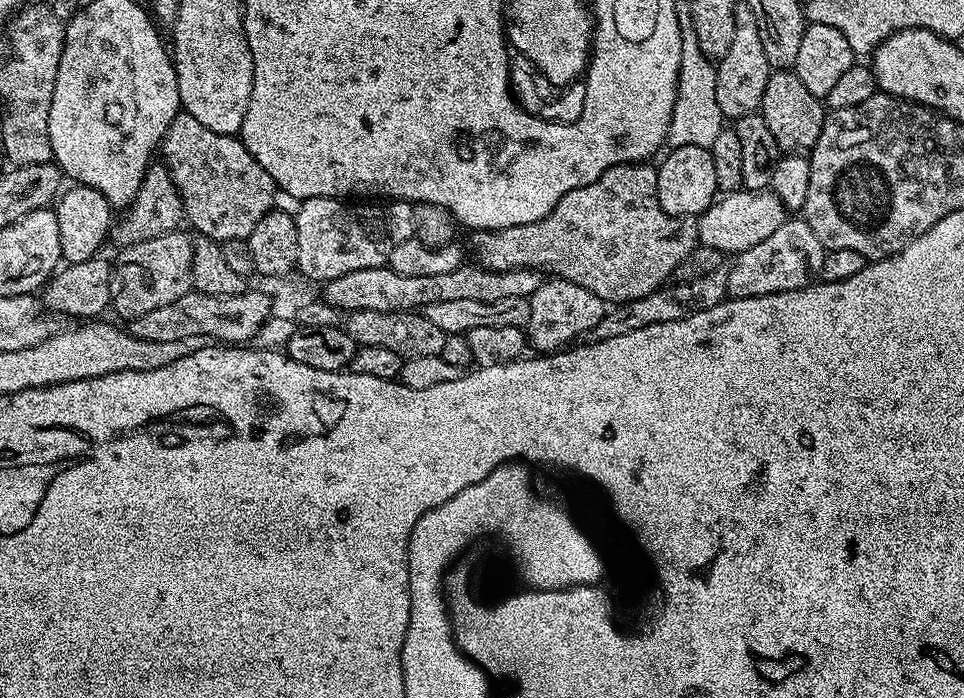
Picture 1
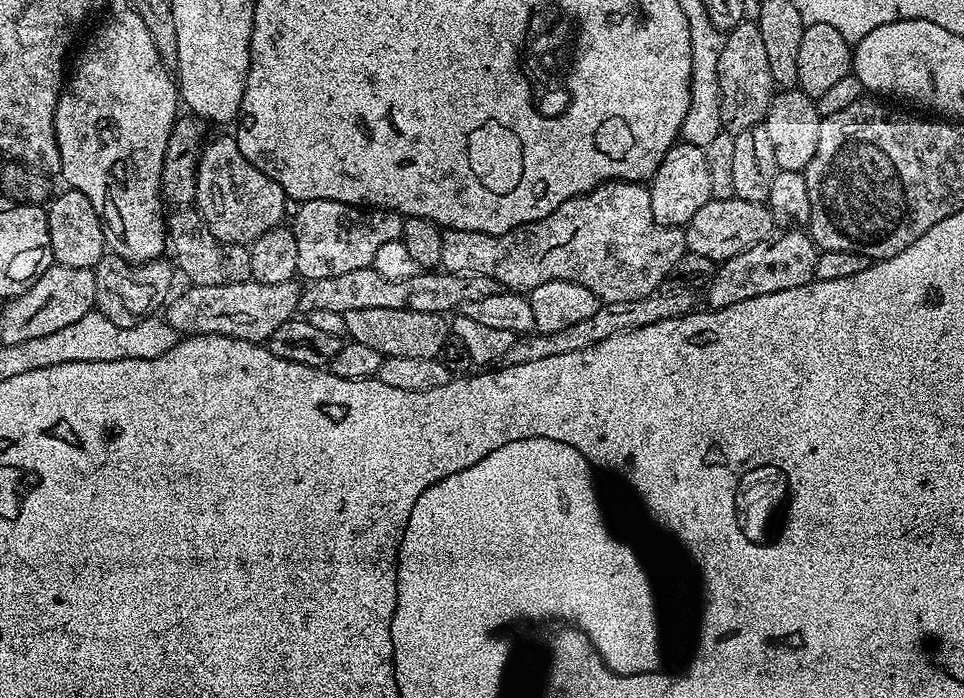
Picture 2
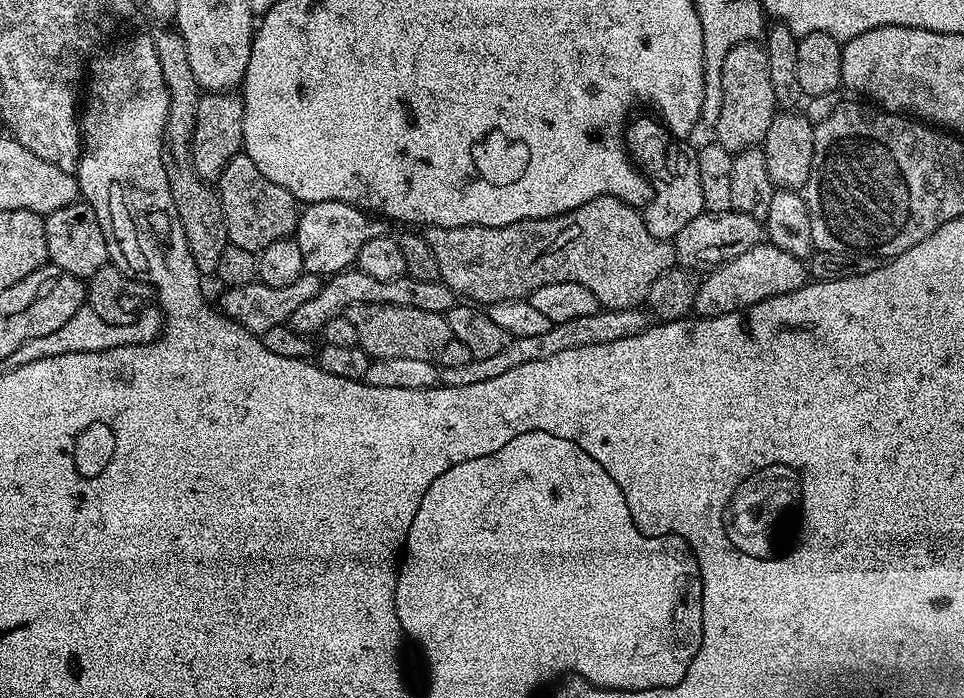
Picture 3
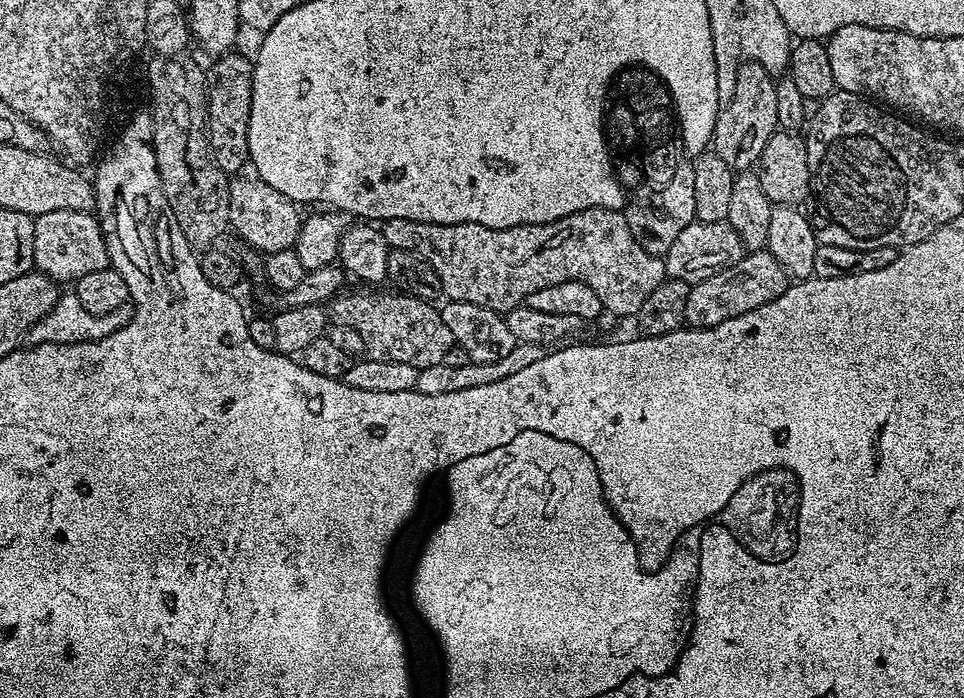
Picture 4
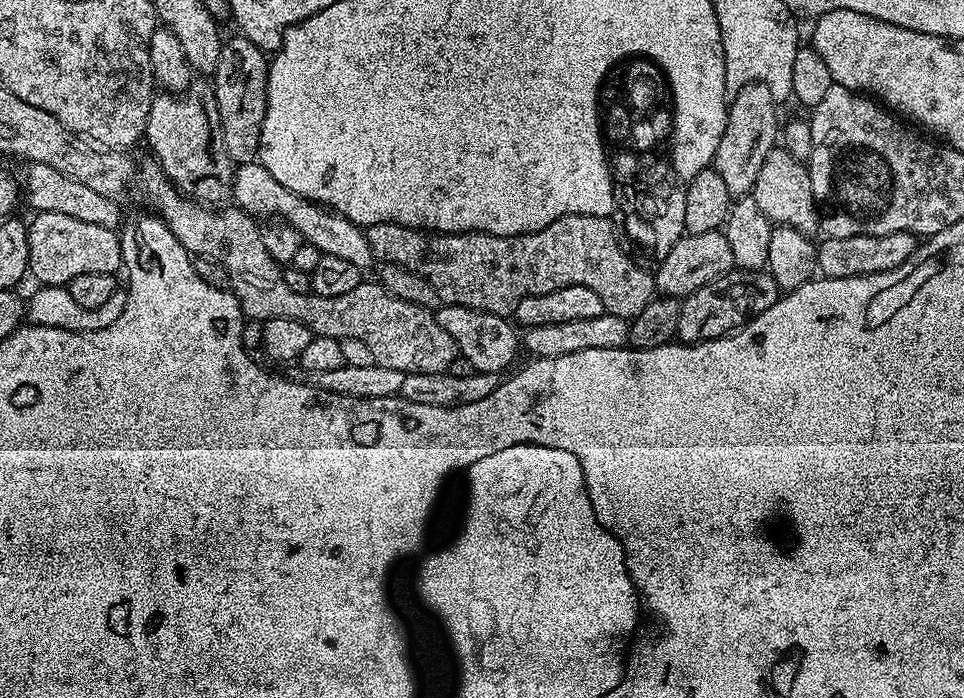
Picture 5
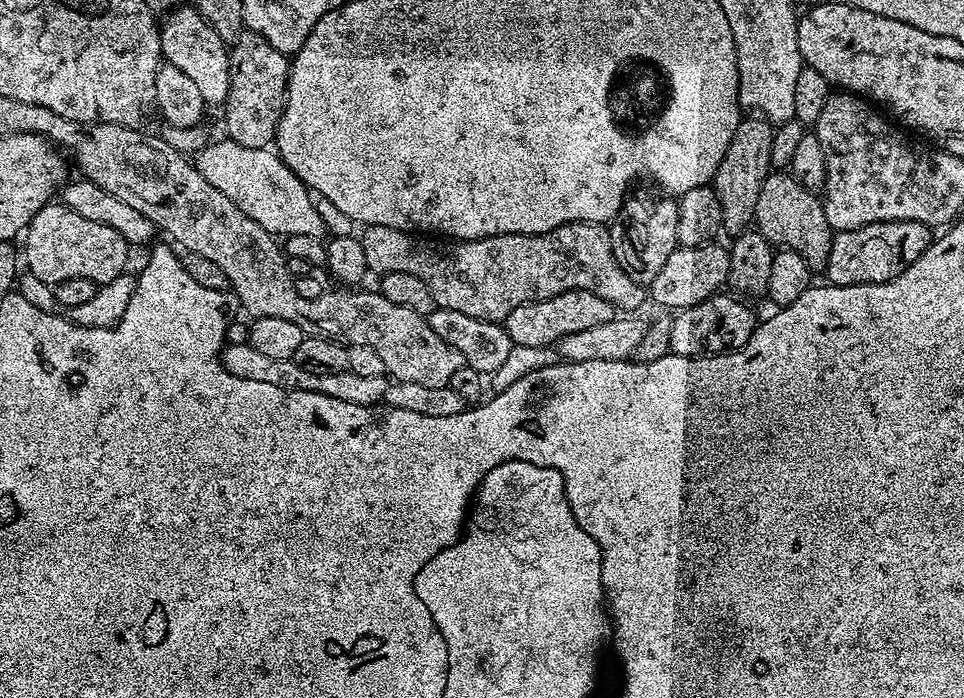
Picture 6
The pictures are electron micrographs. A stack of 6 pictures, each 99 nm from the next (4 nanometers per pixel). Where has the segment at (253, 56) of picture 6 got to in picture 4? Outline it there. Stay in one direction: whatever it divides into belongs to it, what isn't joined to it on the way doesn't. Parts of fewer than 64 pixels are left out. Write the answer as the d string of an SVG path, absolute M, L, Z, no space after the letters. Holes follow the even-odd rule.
M233 50L219 55L216 65L207 69L208 77L208 146L213 160L226 174L236 174L243 164L249 163L248 131L250 130L250 102L252 101L252 60L239 56L239 51Z

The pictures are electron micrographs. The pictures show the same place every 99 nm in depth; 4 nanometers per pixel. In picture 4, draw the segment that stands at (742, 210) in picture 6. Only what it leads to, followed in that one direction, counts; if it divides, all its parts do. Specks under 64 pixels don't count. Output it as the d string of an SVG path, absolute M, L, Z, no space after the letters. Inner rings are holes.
M751 62L741 63L734 85L734 94L722 105L711 147L732 168L733 173L739 174L755 169L760 163L762 150L766 150L766 142L778 130L778 98L776 97L776 80L773 73L767 72L762 64Z

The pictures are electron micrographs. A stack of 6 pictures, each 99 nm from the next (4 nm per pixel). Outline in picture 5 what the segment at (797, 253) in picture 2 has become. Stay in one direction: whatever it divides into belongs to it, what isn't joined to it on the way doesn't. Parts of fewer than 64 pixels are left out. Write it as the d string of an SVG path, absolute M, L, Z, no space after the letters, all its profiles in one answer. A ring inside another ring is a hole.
M733 270L714 282L694 290L694 294L683 297L678 318L677 337L686 344L701 344L704 340L717 340L744 327L762 310L770 310L782 293L780 287L767 270L745 272Z

